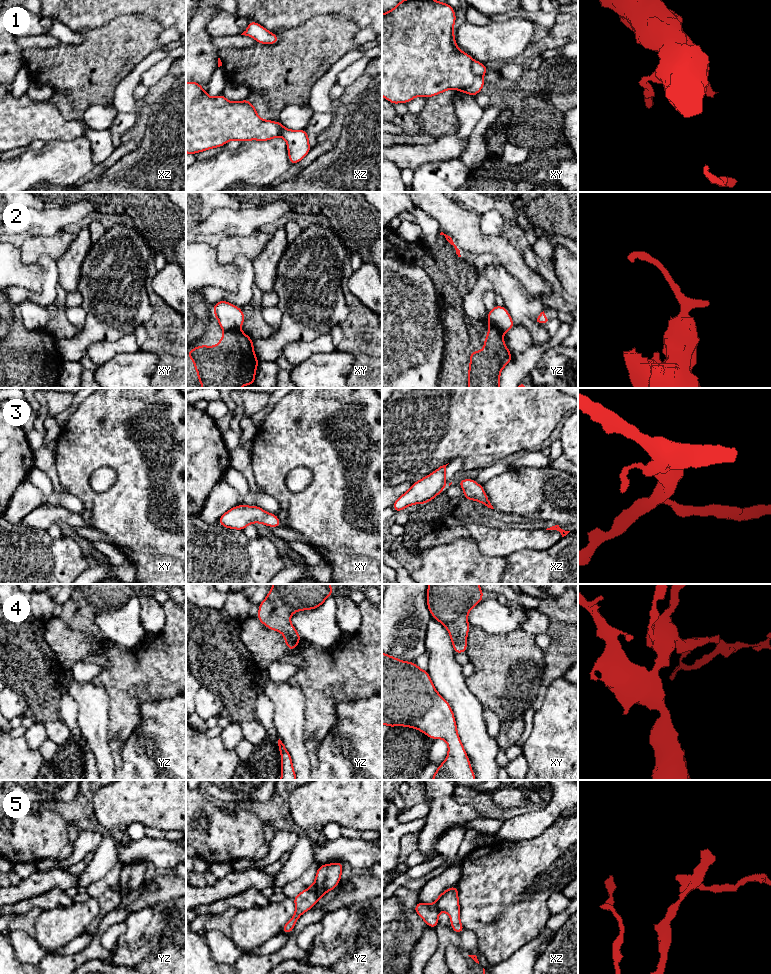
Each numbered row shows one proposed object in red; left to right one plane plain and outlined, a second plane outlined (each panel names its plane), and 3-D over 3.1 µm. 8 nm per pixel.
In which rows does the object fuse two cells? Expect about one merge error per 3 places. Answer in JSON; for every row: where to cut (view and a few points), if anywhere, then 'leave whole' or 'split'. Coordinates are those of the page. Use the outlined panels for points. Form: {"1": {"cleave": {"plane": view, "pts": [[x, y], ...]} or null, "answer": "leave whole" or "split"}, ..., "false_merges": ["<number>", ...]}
{"1": {"cleave": {"plane": "xy", "pts": [[472, 60], [471, 70], [481, 77]]}, "answer": "split"}, "2": {"cleave": {"plane": "xy", "pts": [[239, 328], [224, 330]]}, "answer": "split"}, "3": {"cleave": null, "answer": "leave whole"}, "4": {"cleave": null, "answer": "leave whole"}, "5": {"cleave": {"plane": "xz", "pts": [[445, 891], [437, 903], [438, 910]]}, "answer": "split"}, "false_merges": ["1", "2", "5"]}

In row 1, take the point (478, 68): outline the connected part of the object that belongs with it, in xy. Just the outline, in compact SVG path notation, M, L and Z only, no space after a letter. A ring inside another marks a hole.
M475 60L472 61L471 70L475 75L482 77L488 71L488 69L489 68L483 63Z

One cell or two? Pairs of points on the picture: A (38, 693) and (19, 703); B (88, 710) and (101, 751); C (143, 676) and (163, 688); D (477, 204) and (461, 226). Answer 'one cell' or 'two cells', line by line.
A: two cells
B: one cell
C: one cell
D: two cells

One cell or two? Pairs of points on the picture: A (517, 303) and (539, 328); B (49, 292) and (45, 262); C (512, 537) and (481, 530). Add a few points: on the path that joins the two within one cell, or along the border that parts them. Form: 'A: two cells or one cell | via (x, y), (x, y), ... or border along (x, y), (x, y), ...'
A: one cell | via (523, 309), (524, 314), (533, 323)
B: one cell | via (50, 285), (50, 269)
C: one cell | via (504, 539), (489, 538)

